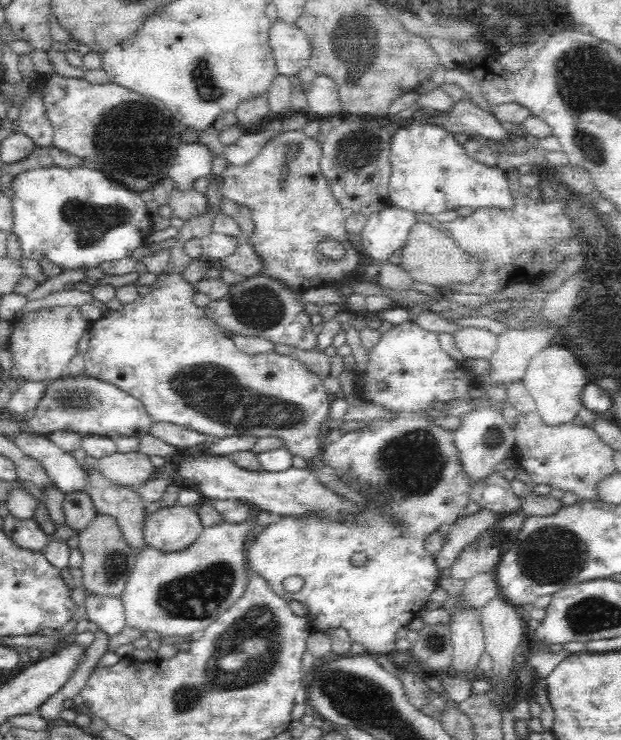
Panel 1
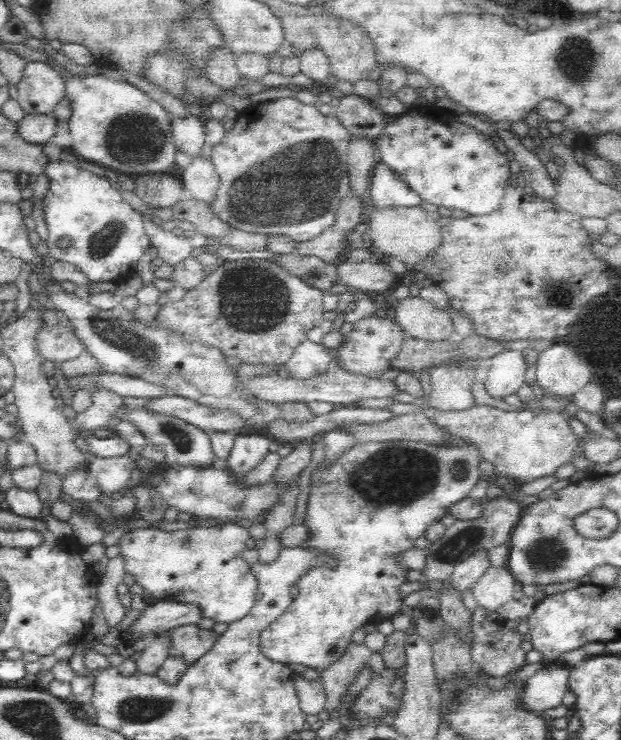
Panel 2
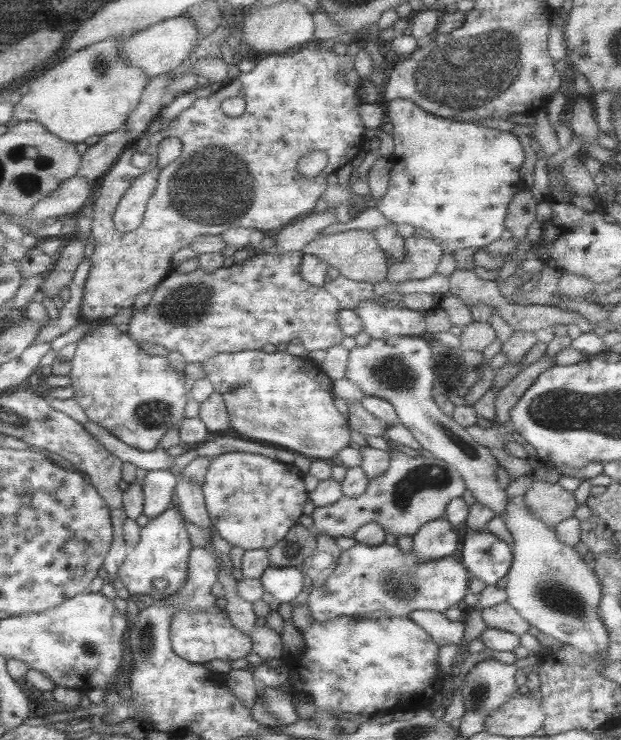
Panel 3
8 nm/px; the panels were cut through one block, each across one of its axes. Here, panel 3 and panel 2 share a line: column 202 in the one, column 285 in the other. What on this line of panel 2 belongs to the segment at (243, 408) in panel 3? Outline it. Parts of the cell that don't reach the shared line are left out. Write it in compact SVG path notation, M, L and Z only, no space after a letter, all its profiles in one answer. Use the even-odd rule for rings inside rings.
M306 338L294 349L284 367L293 379L308 380L326 373L330 362L324 344L314 343Z

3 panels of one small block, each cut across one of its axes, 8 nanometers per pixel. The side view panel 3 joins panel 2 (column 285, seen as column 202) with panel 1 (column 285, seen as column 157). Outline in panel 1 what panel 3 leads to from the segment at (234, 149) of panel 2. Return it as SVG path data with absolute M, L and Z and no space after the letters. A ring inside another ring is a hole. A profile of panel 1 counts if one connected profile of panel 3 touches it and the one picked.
M304 129L284 131L270 140L250 162L227 163L220 174L223 178L223 198L244 206L251 213L256 233L249 242L264 261L262 271L300 293L309 288L332 286L342 280L358 266L358 260L363 255L348 236L344 205L336 198L322 172L321 140L320 135L306 136ZM288 142L298 142L303 150L300 158L286 168L283 163ZM326 238L342 242L346 254L337 261L324 258L316 246Z

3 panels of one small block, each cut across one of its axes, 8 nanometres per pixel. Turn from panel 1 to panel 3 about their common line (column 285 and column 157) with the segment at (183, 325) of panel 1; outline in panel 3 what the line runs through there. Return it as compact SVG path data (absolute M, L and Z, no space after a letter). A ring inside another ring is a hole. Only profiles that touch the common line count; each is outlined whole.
M113 320L91 326L76 342L70 370L66 376L71 381L72 398L82 408L87 420L105 428L117 440L139 451L152 451L159 447L159 439L167 428L180 424L185 418L183 408L189 396L183 387L187 380L183 372L175 372L173 368L169 368L166 357L153 356L141 350L127 333L117 330Z

